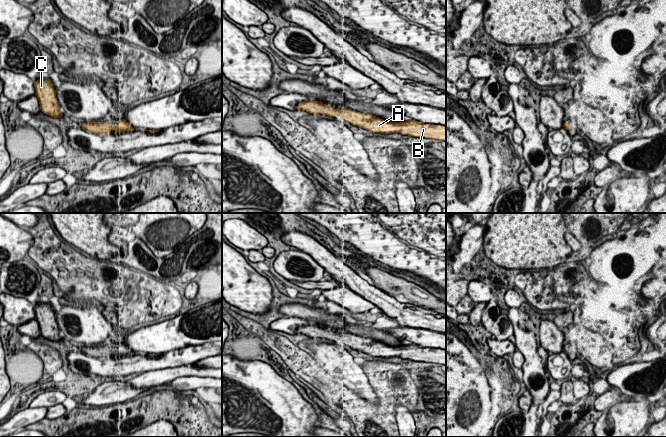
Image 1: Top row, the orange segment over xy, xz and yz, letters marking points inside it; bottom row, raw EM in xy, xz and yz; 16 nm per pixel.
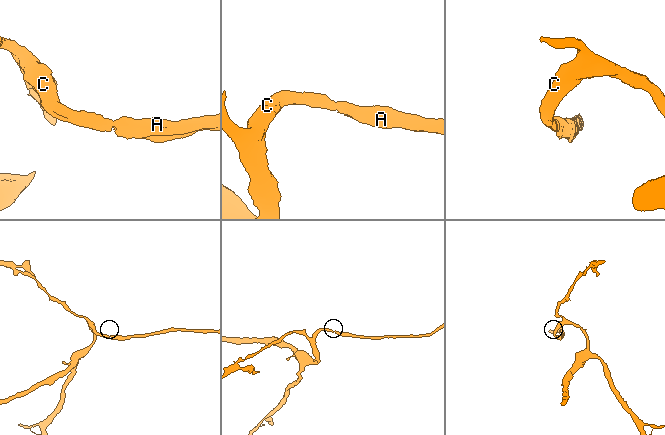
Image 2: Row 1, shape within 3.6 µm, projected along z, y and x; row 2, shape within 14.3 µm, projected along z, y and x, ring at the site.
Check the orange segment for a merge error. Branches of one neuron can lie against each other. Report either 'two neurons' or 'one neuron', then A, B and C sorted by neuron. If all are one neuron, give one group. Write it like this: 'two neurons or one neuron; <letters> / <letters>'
one neuron; A B C

